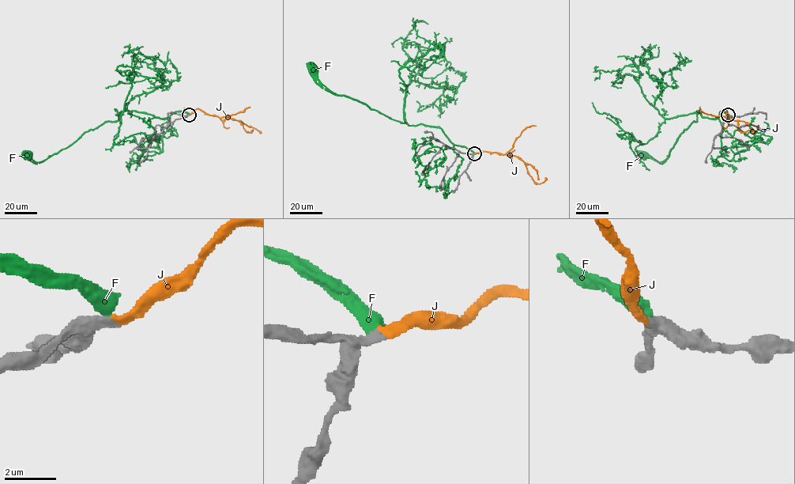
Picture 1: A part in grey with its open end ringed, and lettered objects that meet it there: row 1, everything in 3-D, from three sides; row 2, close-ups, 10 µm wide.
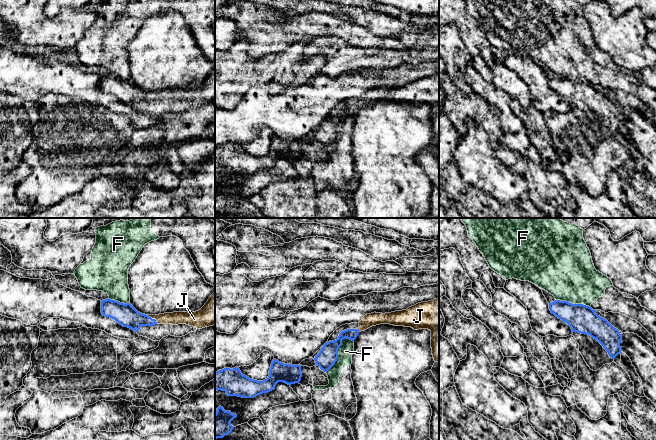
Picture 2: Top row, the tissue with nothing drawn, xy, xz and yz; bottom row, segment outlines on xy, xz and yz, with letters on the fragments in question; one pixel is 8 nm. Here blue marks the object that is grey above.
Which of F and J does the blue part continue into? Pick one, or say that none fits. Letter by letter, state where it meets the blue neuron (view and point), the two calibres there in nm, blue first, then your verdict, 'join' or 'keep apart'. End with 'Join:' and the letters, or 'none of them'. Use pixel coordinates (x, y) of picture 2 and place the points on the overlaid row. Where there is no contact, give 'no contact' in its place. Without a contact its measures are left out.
F: xz (337, 351) | 160/120 nm | keep apart
J: xy (153, 319) | 180/110 nm | join
Join: J

